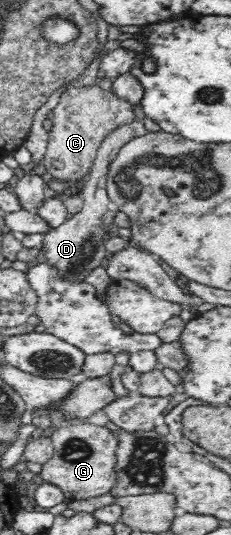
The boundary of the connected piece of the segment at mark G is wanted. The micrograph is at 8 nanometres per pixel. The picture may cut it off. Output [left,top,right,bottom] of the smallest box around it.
[36,422,118,501]

